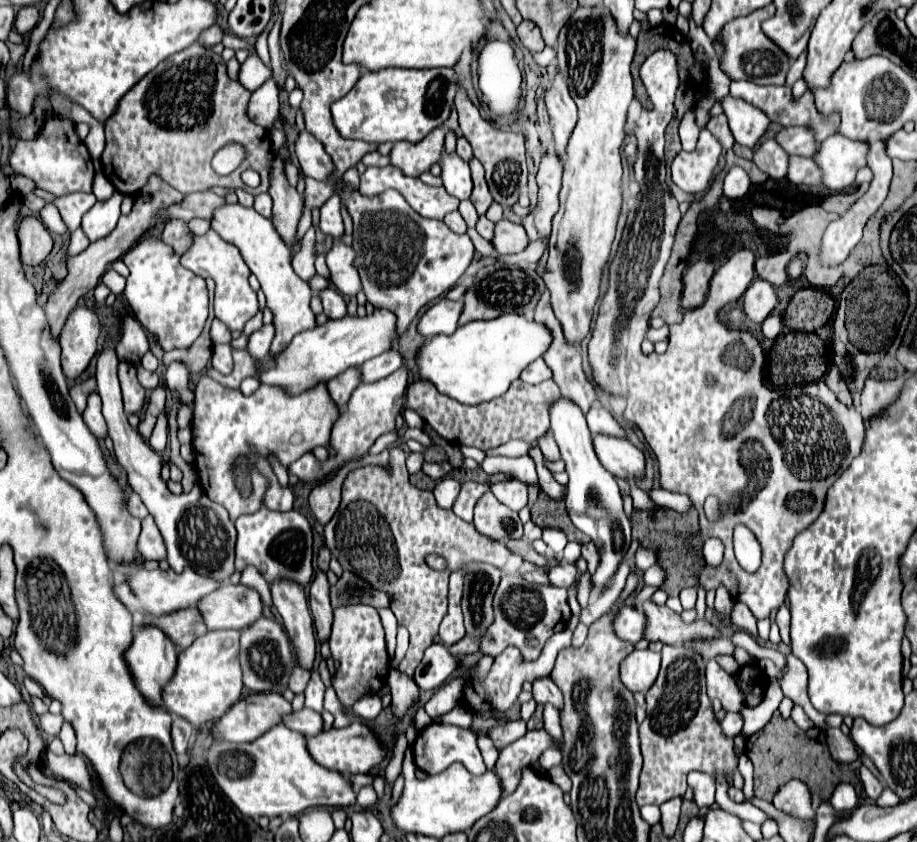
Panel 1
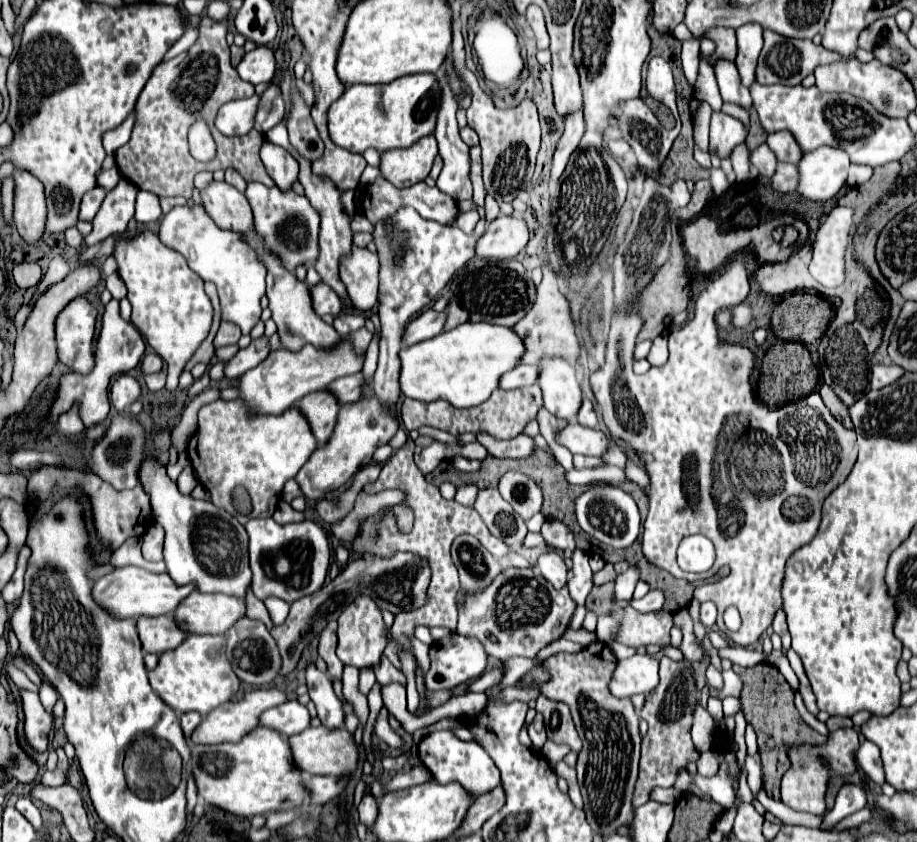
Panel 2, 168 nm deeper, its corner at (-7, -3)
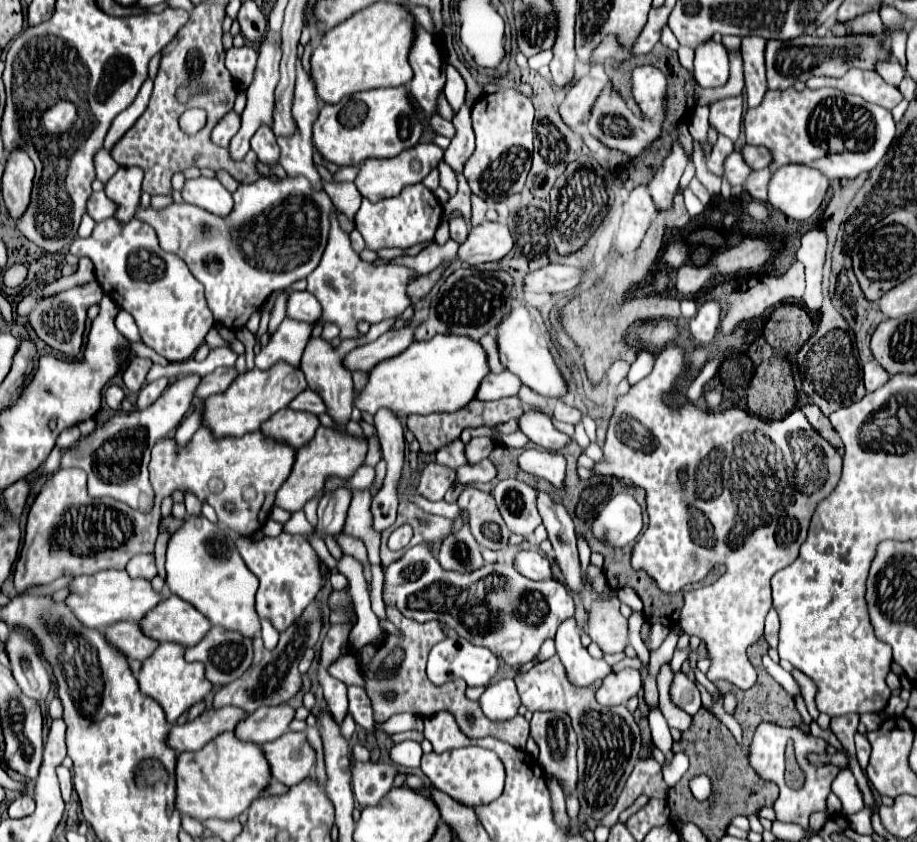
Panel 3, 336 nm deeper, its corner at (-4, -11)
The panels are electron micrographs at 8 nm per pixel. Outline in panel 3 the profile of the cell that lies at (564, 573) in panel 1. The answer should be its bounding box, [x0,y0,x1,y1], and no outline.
[515,551,551,581]

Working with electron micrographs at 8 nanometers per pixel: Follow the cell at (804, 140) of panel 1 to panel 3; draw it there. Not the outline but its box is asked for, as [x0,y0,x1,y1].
[743,145,773,169]

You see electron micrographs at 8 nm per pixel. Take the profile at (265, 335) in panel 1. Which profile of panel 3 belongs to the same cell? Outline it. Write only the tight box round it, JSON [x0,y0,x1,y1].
[197,367,239,397]

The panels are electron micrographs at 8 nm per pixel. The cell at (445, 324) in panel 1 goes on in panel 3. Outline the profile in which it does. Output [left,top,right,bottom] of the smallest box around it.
[345,327,415,371]

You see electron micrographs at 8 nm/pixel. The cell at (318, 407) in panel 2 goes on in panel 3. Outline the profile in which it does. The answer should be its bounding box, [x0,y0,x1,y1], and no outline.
[261,407,319,447]

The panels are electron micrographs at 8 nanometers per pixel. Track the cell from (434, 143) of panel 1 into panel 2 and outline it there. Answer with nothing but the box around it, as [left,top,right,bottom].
[380,135,438,187]

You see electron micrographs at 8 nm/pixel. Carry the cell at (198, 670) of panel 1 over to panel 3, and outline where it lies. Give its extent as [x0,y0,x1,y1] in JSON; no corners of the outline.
[139,643,215,725]

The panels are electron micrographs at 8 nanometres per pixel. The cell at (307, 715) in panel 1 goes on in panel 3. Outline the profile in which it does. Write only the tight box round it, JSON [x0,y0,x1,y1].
[235,703,295,745]

